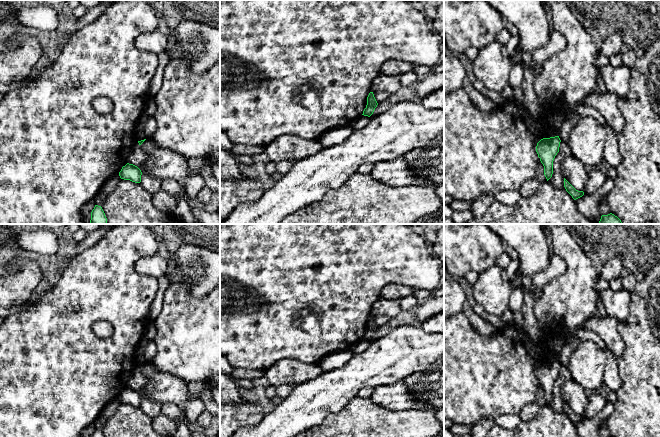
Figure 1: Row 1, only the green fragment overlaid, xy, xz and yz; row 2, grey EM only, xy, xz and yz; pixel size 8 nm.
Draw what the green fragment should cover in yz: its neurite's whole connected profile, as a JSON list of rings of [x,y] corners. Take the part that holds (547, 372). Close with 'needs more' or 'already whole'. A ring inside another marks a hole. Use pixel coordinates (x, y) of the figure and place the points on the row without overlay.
[[[559,360],[543,362],[536,370],[536,376],[540,382],[541,387],[544,390],[544,399],[547,405],[552,401],[553,398],[553,385],[560,371]]]; already whole

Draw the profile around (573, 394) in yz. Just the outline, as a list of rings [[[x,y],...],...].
[[[566,379],[561,388],[563,401],[578,415],[583,415],[588,405],[588,392],[573,379]]]

